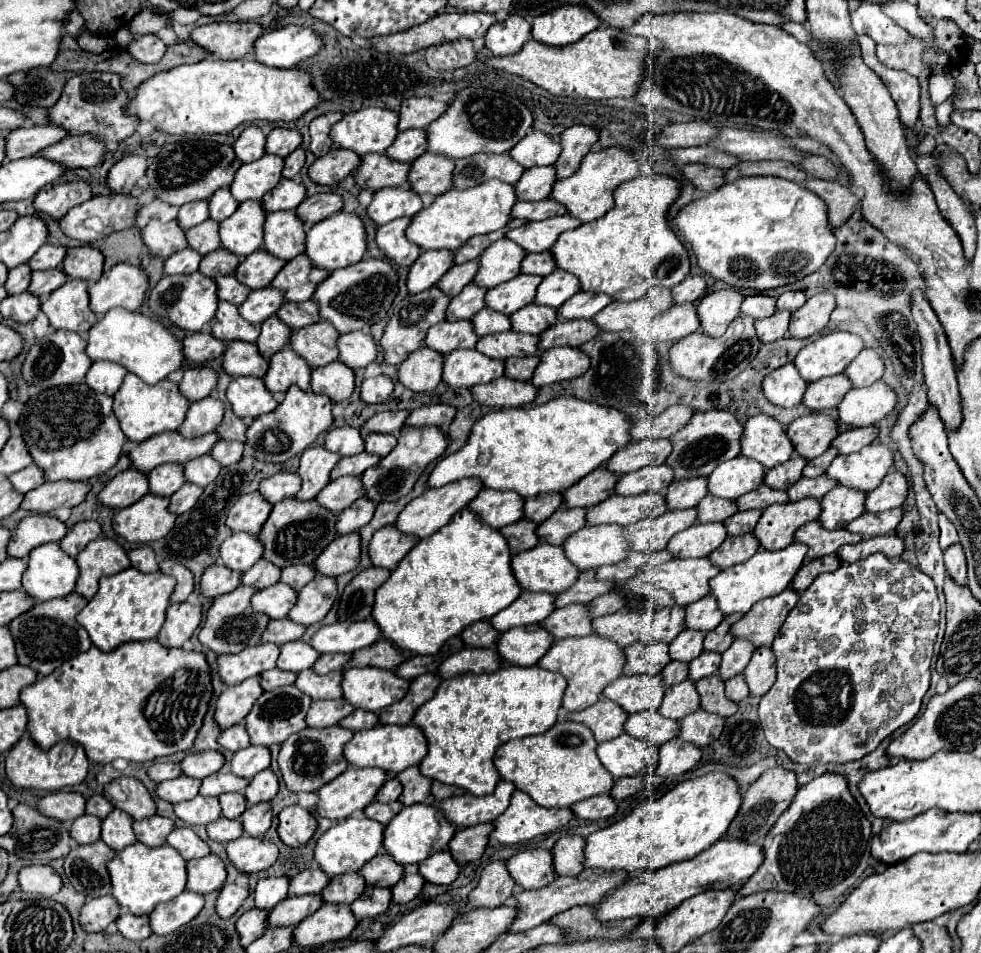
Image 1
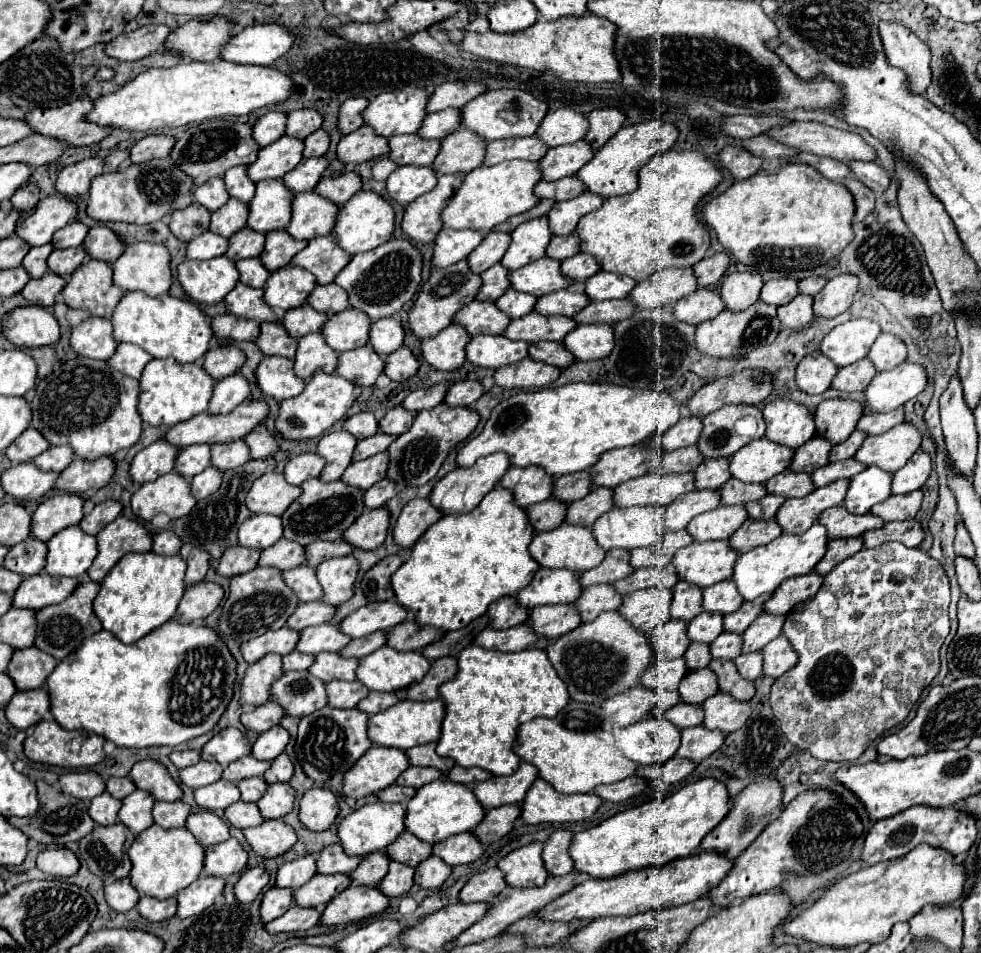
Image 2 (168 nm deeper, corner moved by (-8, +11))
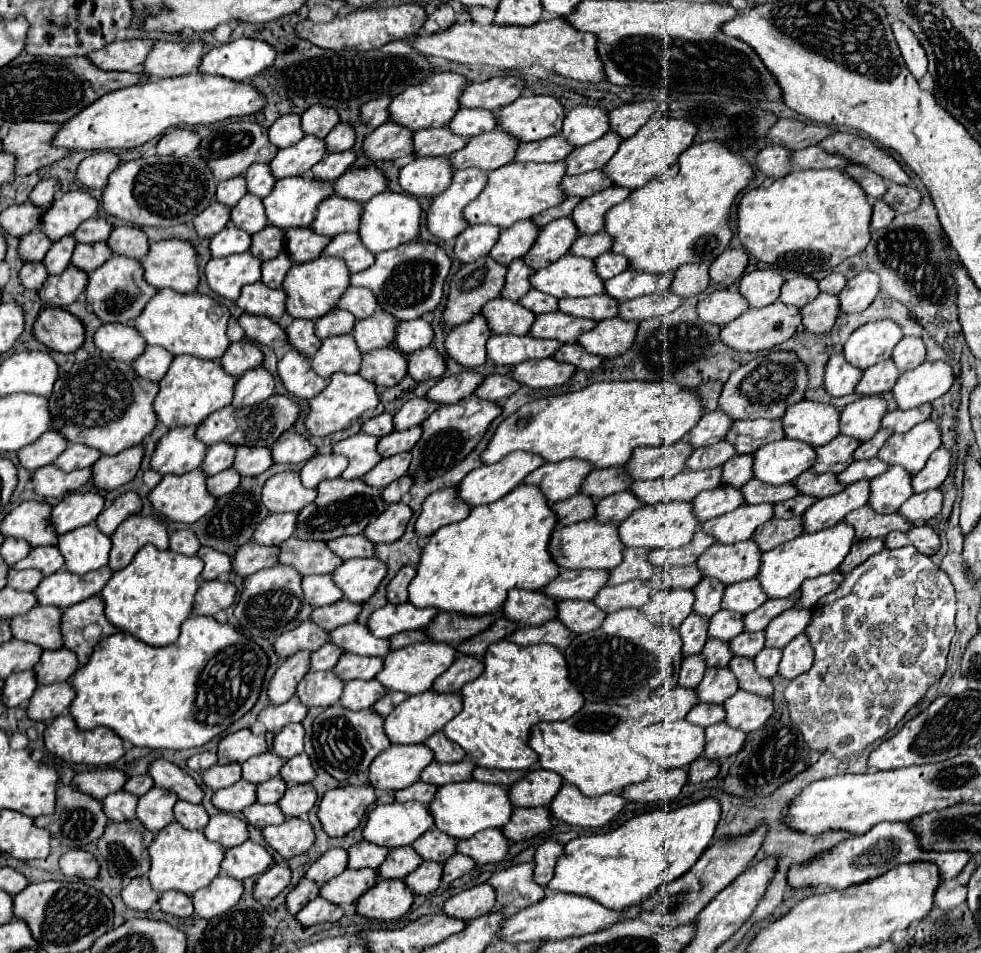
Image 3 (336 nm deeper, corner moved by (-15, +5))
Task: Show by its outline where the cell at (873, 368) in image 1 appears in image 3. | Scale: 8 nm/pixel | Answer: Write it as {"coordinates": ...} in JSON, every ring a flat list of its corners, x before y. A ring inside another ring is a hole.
{"coordinates":[[903,337,891,351,891,361,895,367,905,373,909,369,915,369,925,361,925,345,921,337]]}

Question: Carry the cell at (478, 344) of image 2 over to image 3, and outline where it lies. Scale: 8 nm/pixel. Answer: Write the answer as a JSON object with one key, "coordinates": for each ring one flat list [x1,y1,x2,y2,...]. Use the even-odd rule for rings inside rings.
{"coordinates":[[491,335,487,341,487,357,495,365,519,365,531,359,551,357,561,343,553,339,533,339,529,335]]}

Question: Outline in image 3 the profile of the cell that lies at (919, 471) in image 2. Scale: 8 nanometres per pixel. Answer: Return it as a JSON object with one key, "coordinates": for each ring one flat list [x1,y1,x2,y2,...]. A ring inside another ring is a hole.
{"coordinates":[[939,447,929,457,925,467,919,473,913,475,913,481,911,481,913,483,913,493,923,493,923,491,929,491,929,489,937,489,945,481,949,469,951,469,951,457,943,447]]}

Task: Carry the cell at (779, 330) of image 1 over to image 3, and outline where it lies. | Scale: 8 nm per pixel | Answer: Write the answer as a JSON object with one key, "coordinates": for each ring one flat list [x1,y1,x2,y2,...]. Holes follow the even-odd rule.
{"coordinates":[[821,293,815,301,801,307,801,323,805,331,823,333,829,331,839,315,839,299,837,295]]}

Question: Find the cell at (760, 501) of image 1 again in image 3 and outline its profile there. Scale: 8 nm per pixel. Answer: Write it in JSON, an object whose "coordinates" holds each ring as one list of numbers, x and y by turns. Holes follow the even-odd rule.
{"coordinates":[[811,469,801,473,795,483,797,491,801,495,811,495,815,499,823,499,823,497,829,497,829,495,835,495,839,491,845,489,845,485,839,485,837,483,837,477,835,475,817,475,813,473]]}

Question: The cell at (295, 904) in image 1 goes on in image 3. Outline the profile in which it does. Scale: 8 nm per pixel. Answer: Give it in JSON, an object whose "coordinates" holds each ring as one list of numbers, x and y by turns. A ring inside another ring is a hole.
{"coordinates":[[345,869,341,875,333,877,319,889,319,897,335,905,355,903,367,889,373,887,375,879,377,879,375,869,359,869,359,871]]}

